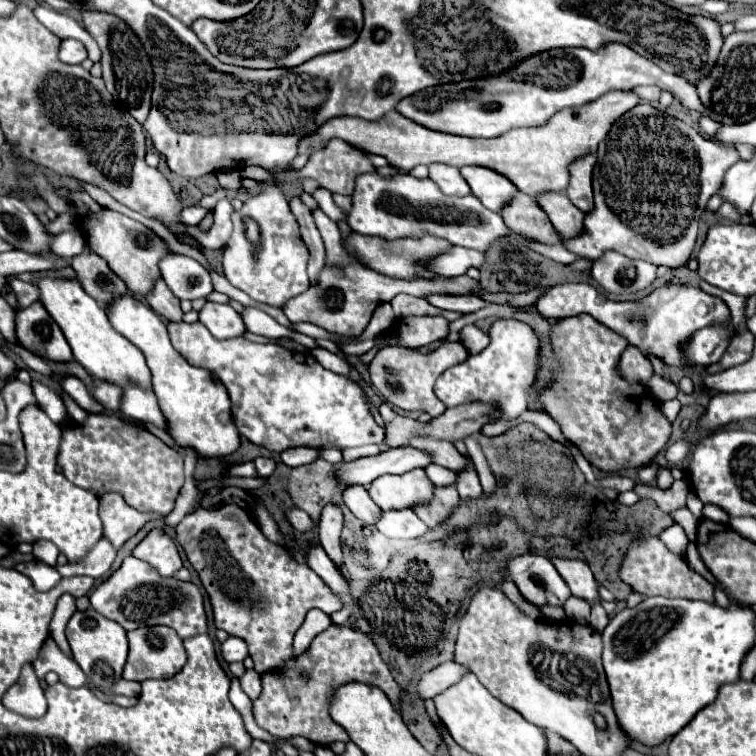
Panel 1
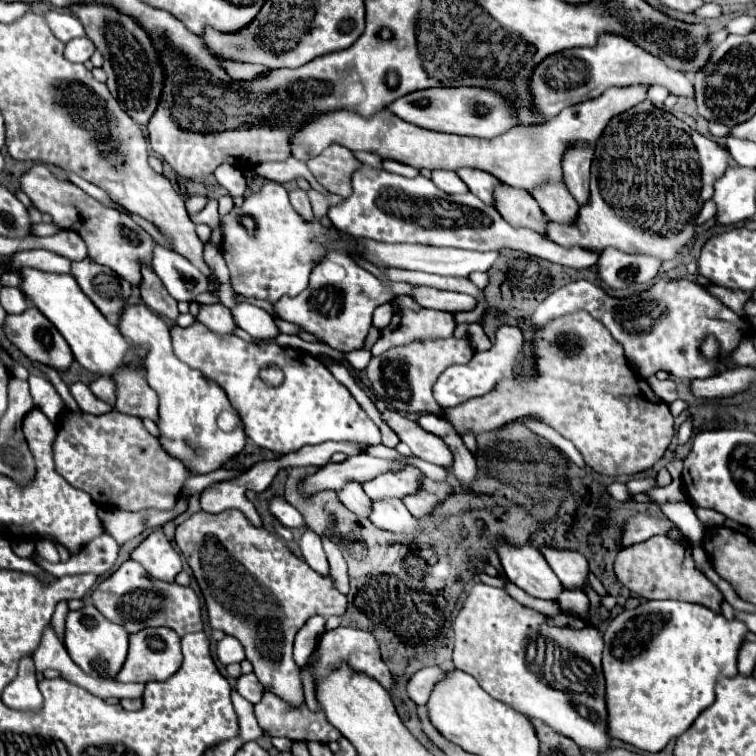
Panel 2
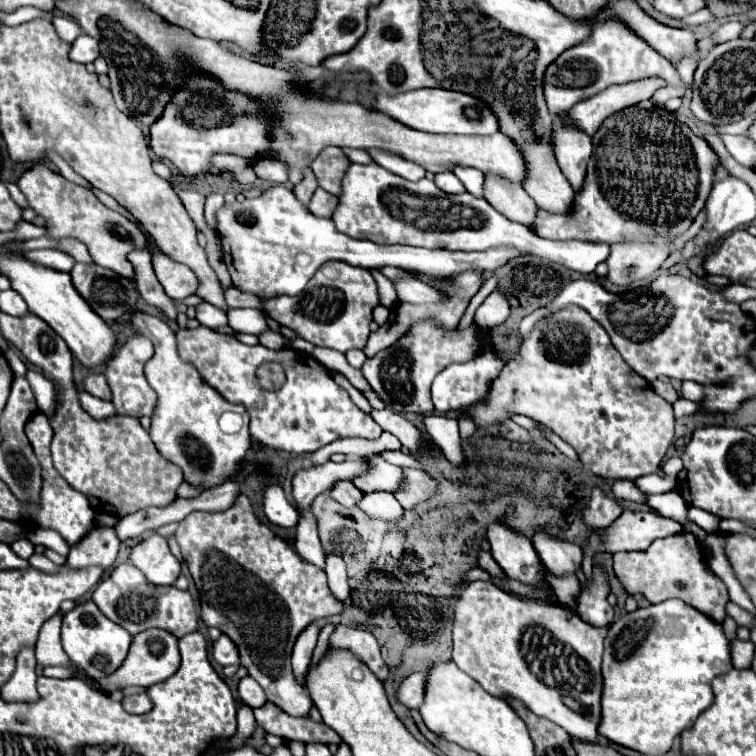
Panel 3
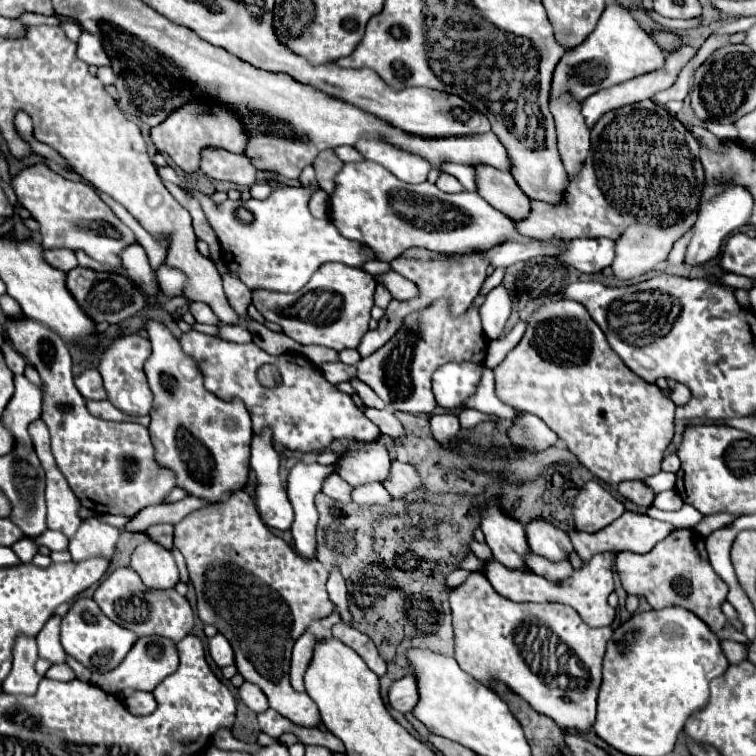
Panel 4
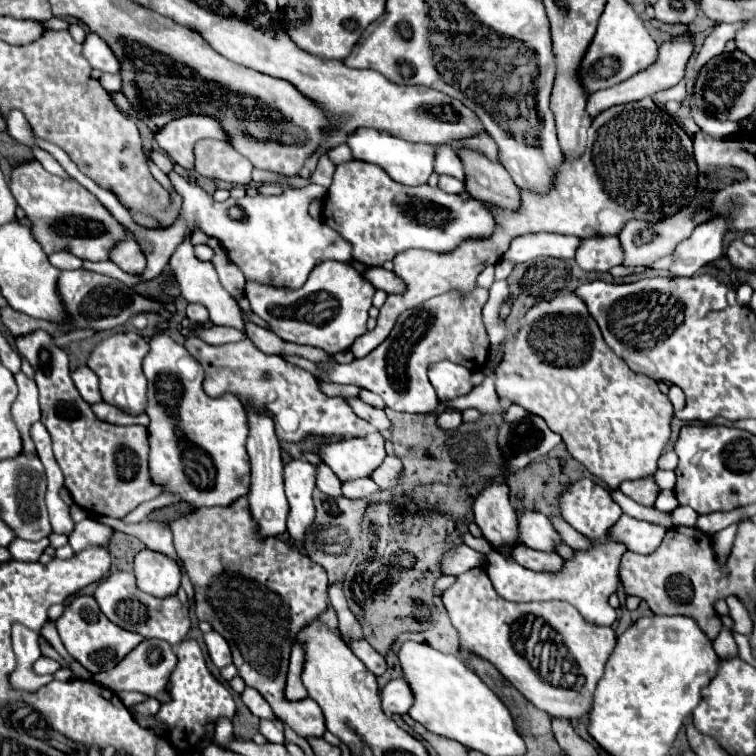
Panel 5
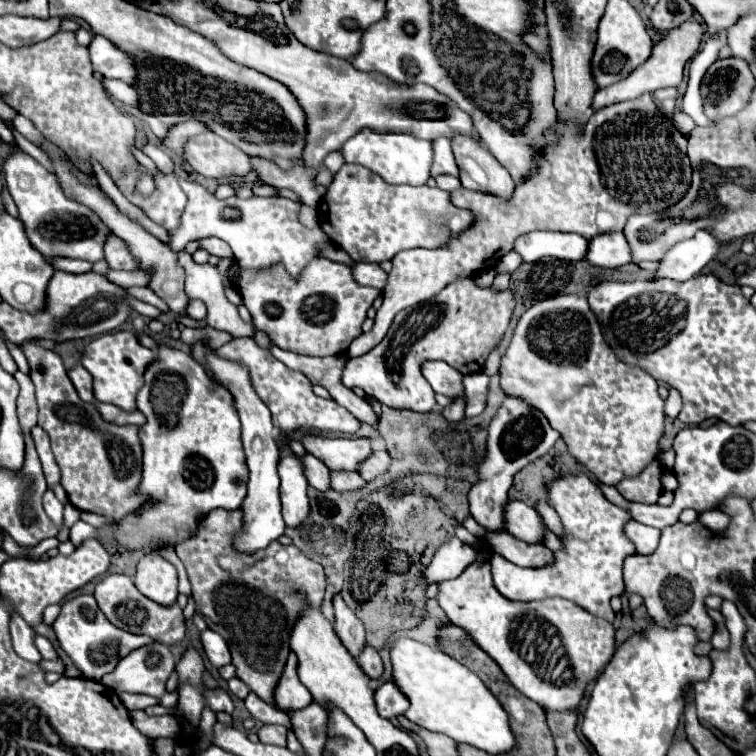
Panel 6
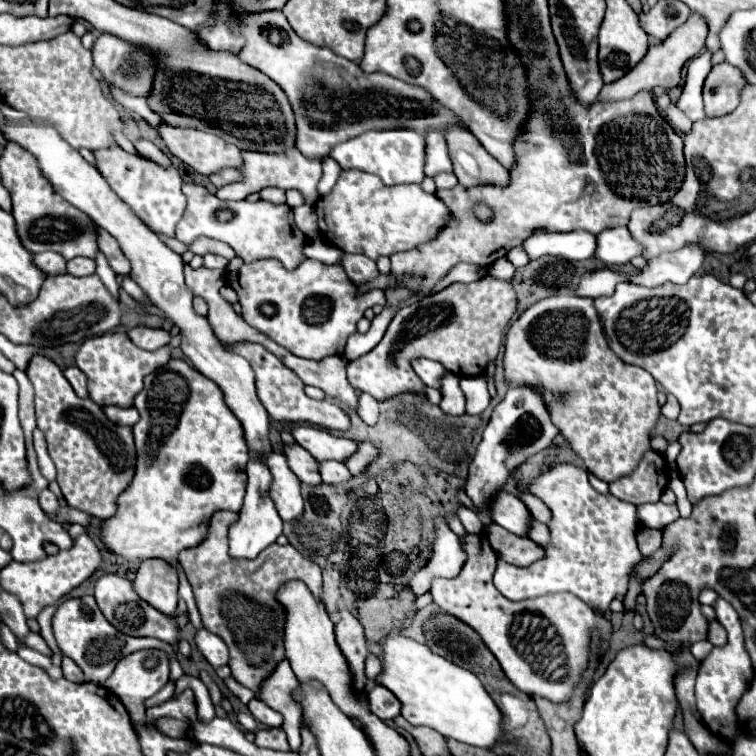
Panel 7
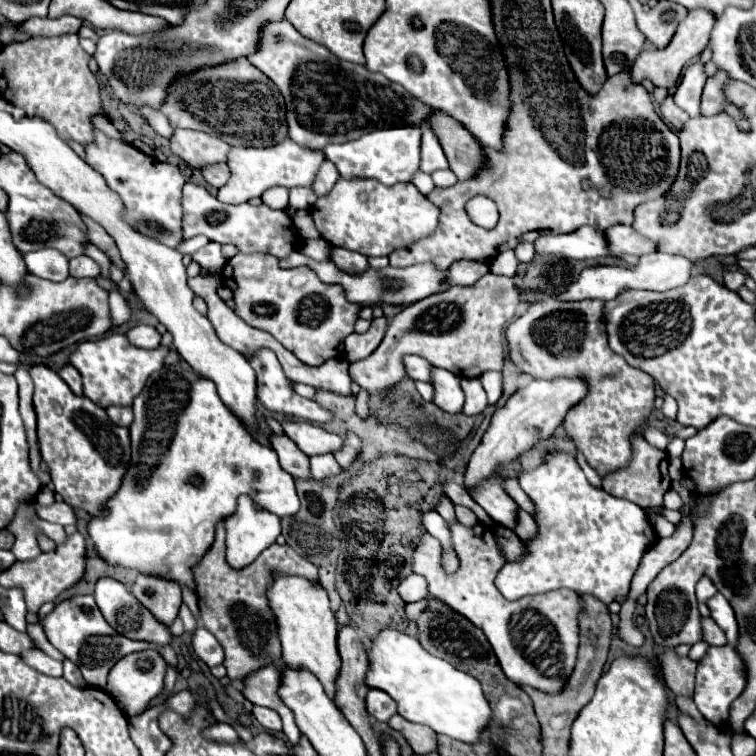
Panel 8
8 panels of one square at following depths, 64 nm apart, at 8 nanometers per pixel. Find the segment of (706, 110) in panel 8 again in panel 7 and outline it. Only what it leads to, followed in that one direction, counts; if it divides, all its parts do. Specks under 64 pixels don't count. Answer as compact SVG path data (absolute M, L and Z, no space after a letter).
M718 64L710 70L704 84L704 110L706 116L724 116L740 104L740 88L746 84L740 72L730 64Z

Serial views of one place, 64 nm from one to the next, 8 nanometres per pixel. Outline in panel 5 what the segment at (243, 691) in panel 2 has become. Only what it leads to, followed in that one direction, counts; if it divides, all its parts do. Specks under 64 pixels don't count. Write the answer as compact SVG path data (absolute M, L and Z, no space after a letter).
M246 688L242 692L242 702L248 706L248 710L258 716L258 718L264 718L264 720L272 720L272 718L278 718L272 708L268 706L268 702L254 690L254 688Z

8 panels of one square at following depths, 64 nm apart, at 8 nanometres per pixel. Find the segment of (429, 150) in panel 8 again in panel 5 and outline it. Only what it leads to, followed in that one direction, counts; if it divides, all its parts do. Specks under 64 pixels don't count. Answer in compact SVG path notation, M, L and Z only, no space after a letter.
M438 144L436 146L436 160L434 160L434 172L436 174L448 174L458 180L464 180L464 168L452 150L450 144Z

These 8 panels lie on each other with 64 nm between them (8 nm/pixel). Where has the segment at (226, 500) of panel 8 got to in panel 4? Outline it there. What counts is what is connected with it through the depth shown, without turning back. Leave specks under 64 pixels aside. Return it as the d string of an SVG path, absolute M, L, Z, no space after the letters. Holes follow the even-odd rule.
M160 322L146 324L148 338L152 342L152 354L144 364L144 372L148 376L150 390L154 394L154 404L150 410L150 438L154 444L156 464L160 468L168 468L176 474L176 486L186 490L190 496L208 500L210 504L222 502L224 496L241 490L248 481L250 470L250 438L252 438L252 422L250 414L242 400L220 400L212 396L202 384L202 372L194 358L184 354L180 342L168 332L168 328ZM298 462L288 472L286 490L294 508L294 522L290 530L292 530L296 550L306 558L314 558L314 552L316 552L318 512L314 506L314 496L316 492L322 490L324 476L332 472L334 472L334 466L322 466L316 462L312 464Z

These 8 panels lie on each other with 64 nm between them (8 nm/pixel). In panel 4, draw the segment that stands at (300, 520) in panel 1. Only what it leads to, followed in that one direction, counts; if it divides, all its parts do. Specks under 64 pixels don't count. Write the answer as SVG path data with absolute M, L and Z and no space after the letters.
M262 428L260 434L254 434L252 436L252 458L250 458L250 466L256 474L256 494L254 494L254 500L256 500L256 510L262 518L262 522L268 526L268 528L276 528L276 530L288 530L290 524L292 524L292 506L290 506L290 500L286 496L286 488L280 480L280 454L278 454L278 448L274 446L274 440L272 440L272 430L270 428Z

